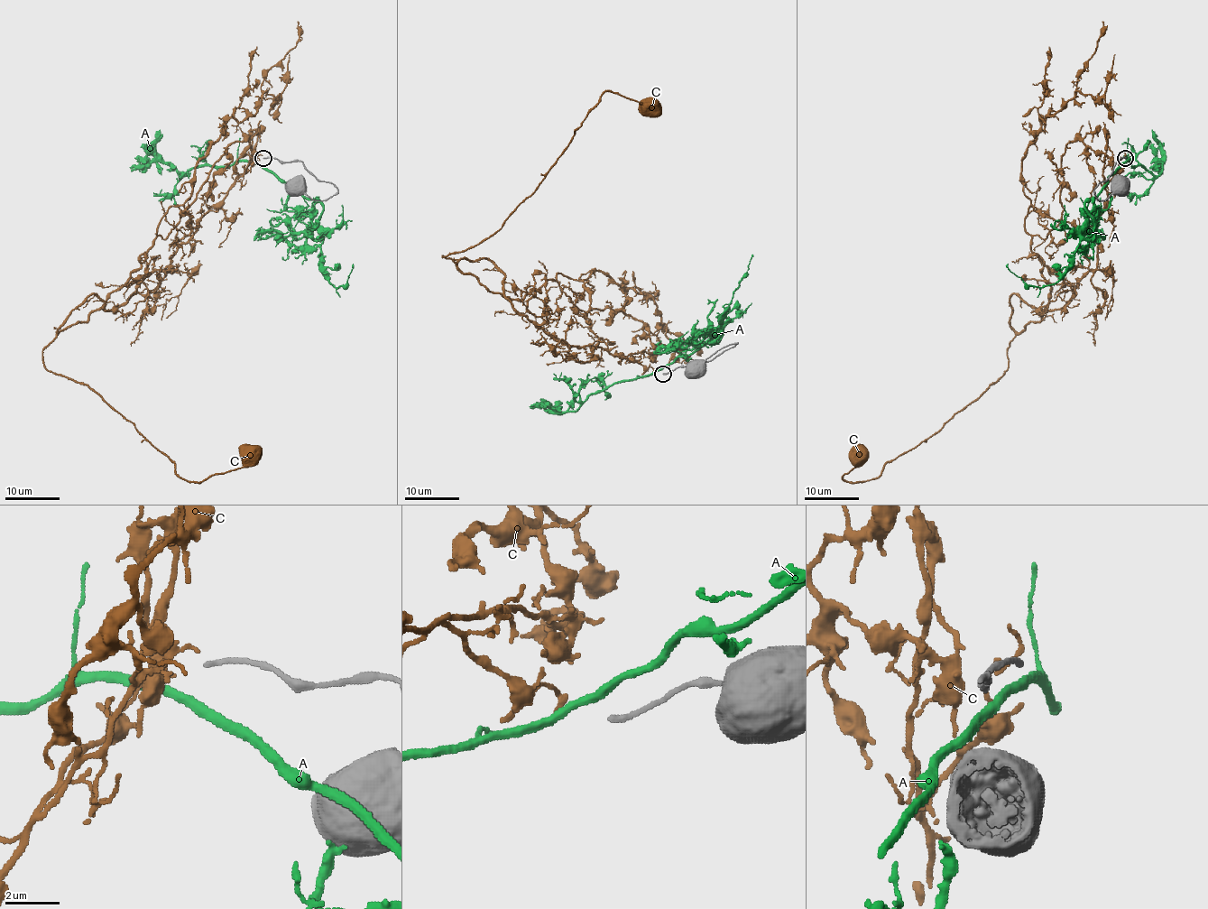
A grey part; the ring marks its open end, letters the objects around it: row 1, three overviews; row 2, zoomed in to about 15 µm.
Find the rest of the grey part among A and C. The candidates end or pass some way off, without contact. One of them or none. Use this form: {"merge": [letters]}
{"merge": []}

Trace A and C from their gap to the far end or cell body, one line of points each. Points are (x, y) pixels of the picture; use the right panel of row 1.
A: (1121, 164), (1092, 199), (1074, 264), (1055, 283), (1028, 286), (1008, 264)
C: (1123, 159), (1097, 266), (1075, 294), (1030, 321), (1002, 375), (940, 430), (877, 477), (846, 482), (861, 454)

